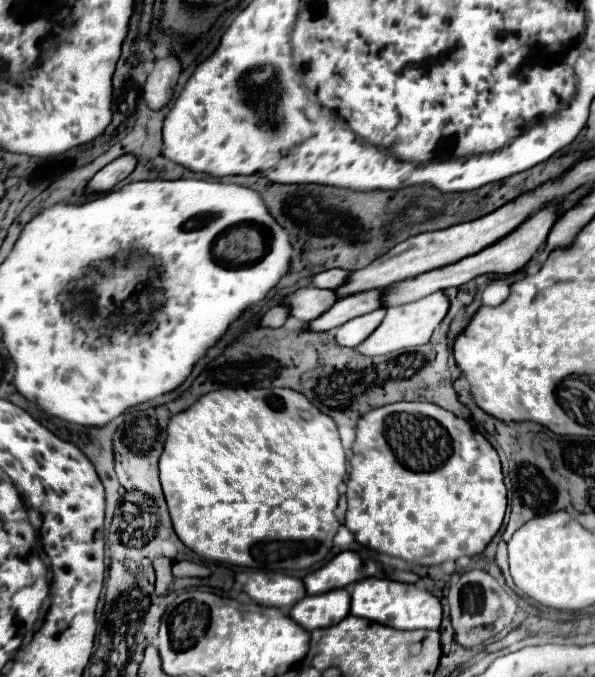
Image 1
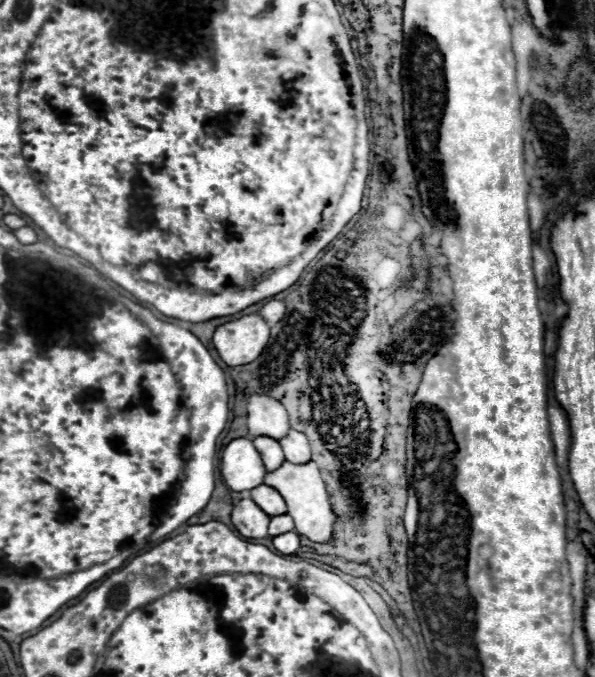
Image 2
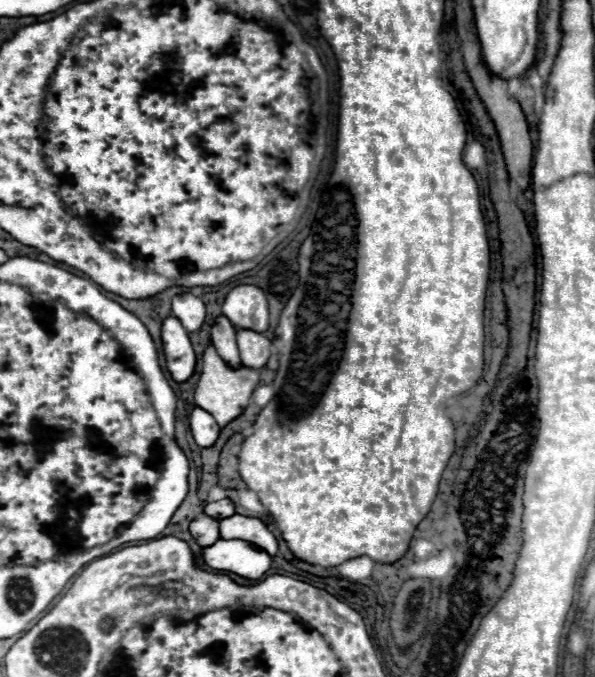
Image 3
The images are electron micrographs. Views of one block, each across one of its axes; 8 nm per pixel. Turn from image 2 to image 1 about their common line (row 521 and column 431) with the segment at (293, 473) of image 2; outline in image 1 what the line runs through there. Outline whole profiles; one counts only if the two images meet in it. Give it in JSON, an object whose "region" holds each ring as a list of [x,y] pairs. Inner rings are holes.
{"region":[[[434,292],[422,300],[402,304],[398,308],[388,308],[388,314],[382,320],[382,324],[358,346],[358,352],[362,352],[364,356],[380,356],[380,354],[400,350],[400,348],[412,348],[418,344],[426,344],[434,328],[444,320],[448,308],[450,308],[450,298],[446,296],[446,292]]]}

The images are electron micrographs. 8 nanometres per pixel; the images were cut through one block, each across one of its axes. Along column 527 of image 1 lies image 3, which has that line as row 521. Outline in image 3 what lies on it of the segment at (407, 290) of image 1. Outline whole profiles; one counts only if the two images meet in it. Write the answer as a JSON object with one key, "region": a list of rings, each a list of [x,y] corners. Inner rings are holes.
{"region":[[[230,516],[228,520],[220,520],[220,538],[224,540],[246,540],[256,544],[258,548],[266,550],[270,556],[278,552],[276,536],[268,530],[268,526],[258,518],[246,518],[246,516]]]}

